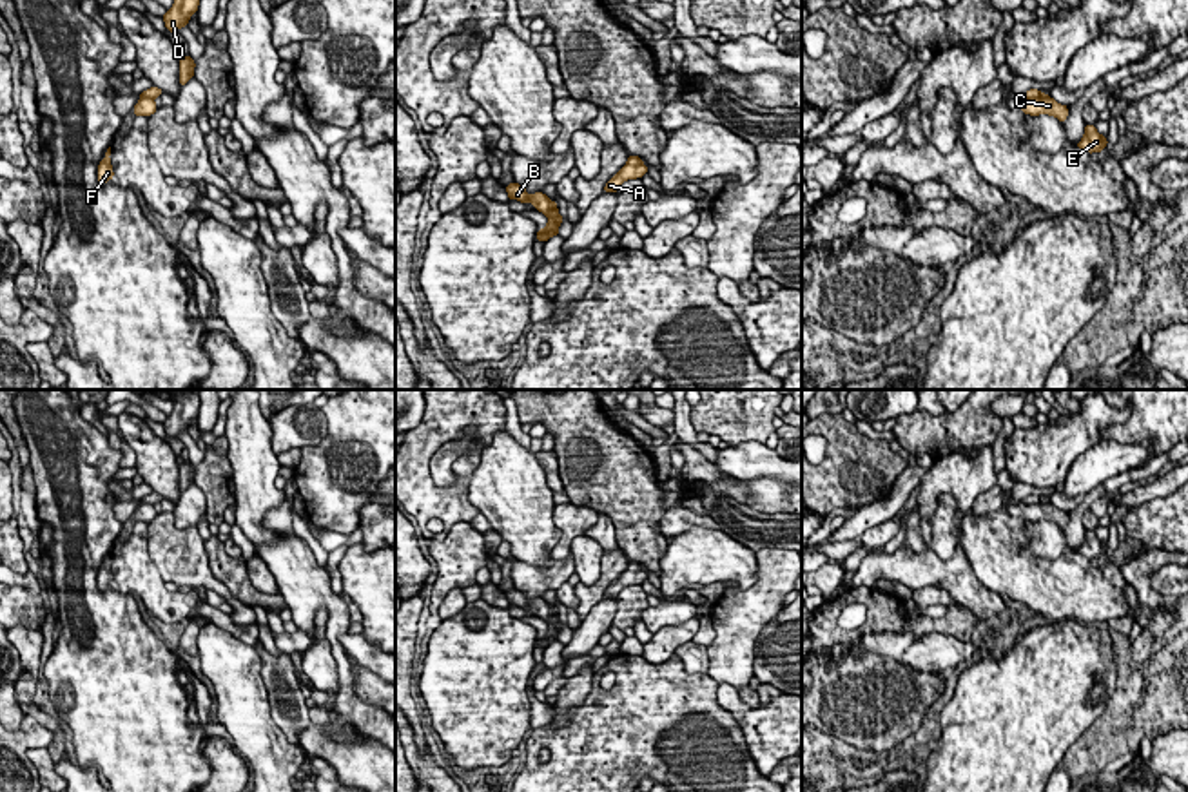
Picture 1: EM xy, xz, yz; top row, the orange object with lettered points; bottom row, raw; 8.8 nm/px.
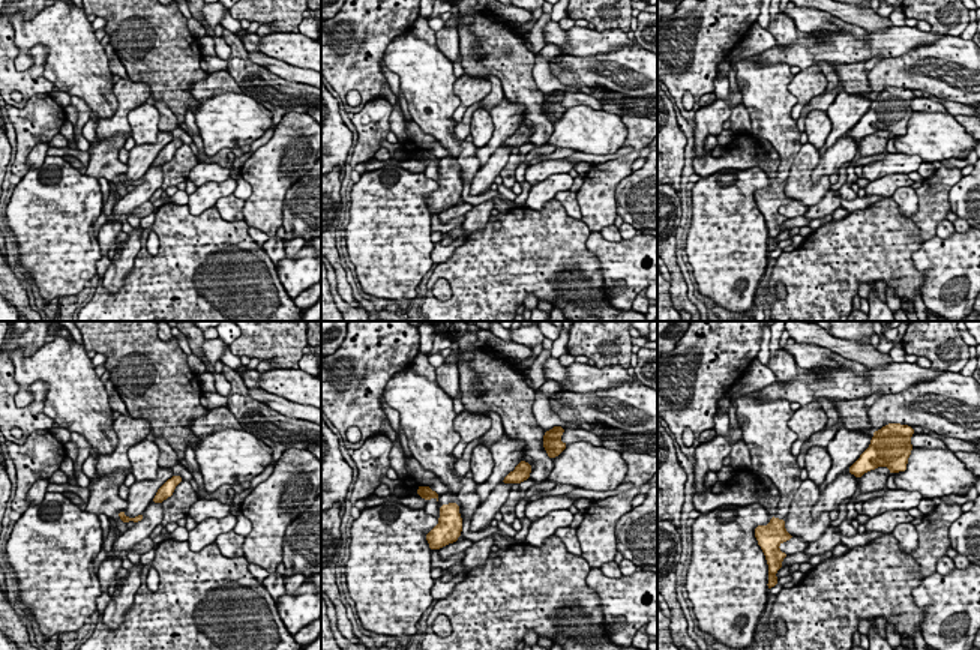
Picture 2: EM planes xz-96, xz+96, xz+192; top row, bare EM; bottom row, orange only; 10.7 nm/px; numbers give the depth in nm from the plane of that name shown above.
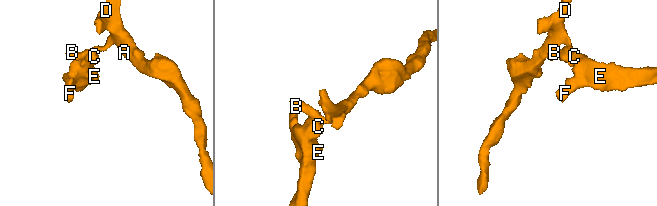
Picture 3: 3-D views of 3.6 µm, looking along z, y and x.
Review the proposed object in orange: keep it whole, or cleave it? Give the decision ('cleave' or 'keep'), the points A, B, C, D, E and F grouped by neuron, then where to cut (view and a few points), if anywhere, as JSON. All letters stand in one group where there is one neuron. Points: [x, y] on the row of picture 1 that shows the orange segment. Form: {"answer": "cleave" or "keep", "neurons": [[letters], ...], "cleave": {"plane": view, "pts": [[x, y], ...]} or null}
{"answer": "cleave", "neurons": [["A", "B", "D"], ["C", "E", "F"]], "cleave": {"plane": "xz", "pts": [[552, 202], [561, 222]]}}

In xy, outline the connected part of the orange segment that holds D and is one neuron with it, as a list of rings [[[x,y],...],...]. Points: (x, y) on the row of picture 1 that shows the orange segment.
[[[174,0],[172,7],[163,14],[167,31],[178,33],[180,27],[187,27],[189,18],[198,13],[198,5],[200,0]]]

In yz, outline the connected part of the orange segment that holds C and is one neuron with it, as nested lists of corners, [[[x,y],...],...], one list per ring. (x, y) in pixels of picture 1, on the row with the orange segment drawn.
[[[1041,94],[1039,98],[1019,98],[1021,101],[1021,111],[1030,116],[1039,116],[1039,114],[1048,114],[1057,118],[1061,123],[1065,123],[1068,116],[1068,107],[1057,103],[1054,98],[1048,94]]]

